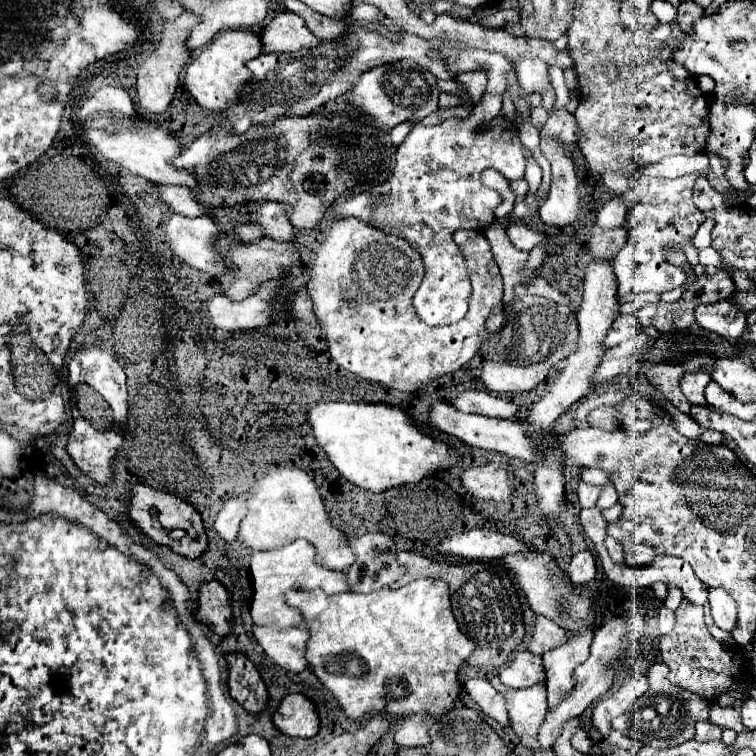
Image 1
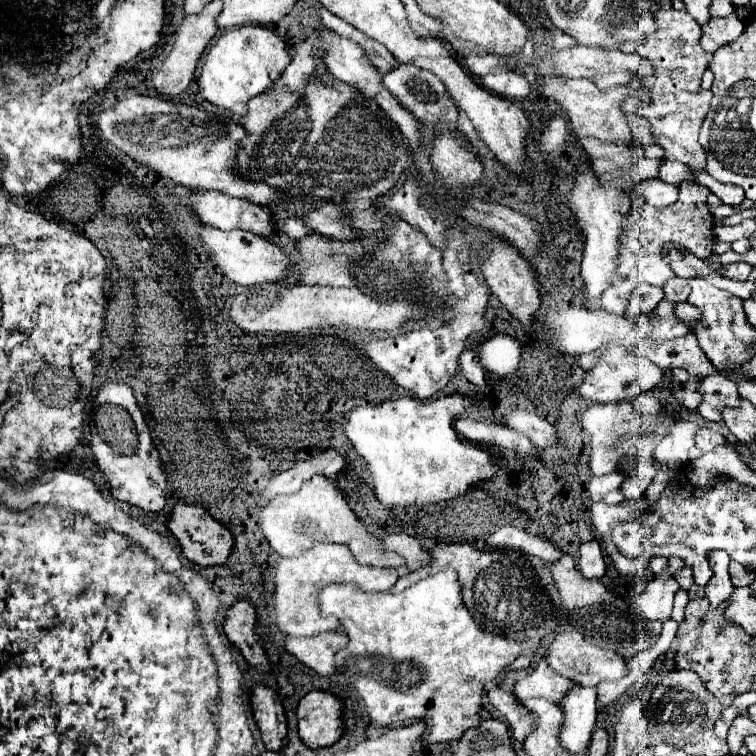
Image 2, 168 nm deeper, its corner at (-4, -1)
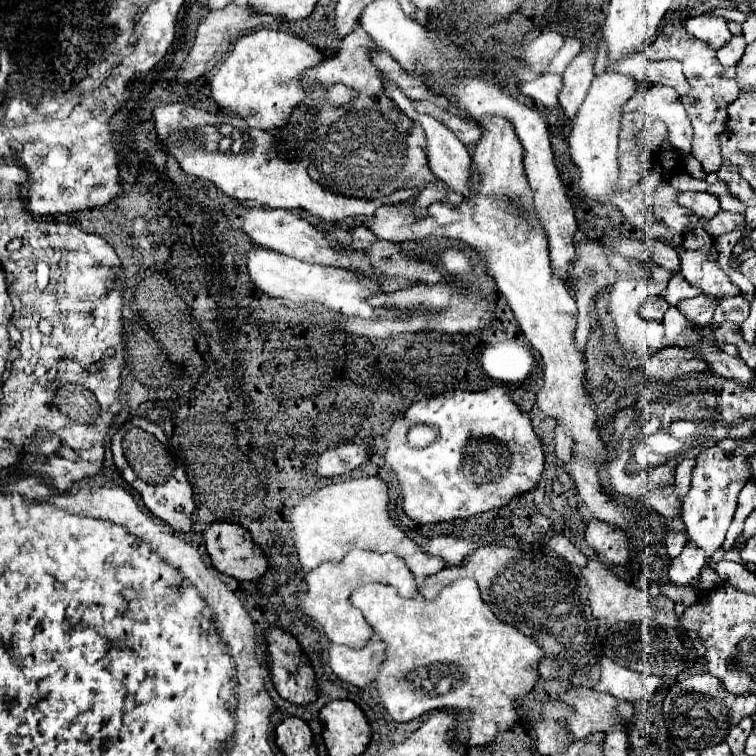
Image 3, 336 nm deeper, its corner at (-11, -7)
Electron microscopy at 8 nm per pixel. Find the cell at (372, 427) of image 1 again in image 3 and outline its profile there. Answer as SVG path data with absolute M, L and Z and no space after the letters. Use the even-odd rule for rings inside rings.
M493 386L483 392L455 390L415 402L405 412L405 416L393 420L391 428L383 434L383 438L385 438L383 460L401 482L403 512L419 524L467 518L477 512L501 508L511 498L535 488L543 472L543 448L537 434L533 432L529 416L523 414L517 408L517 404L513 404L513 400L509 398L509 388L503 386ZM417 424L427 424L437 428L437 438L433 444L425 448L411 448L407 444L407 434Z

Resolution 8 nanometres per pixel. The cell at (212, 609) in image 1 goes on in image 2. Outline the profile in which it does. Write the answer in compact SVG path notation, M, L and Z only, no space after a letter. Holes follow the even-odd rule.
M240 600L228 610L224 632L230 638L230 642L240 648L250 666L258 670L262 668L262 672L270 672L272 664L266 656L264 646L260 644L260 638L256 636L256 622L256 608L250 602Z

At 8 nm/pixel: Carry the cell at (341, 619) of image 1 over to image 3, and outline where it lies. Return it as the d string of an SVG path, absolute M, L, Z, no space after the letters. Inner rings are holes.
M459 578L455 580L453 584L449 584L437 598L433 600L425 600L425 598L401 598L397 596L395 588L391 586L385 586L385 584L367 584L367 586L361 586L359 590L355 590L351 594L351 604L355 608L359 608L363 612L363 618L367 620L367 624L373 628L373 634L377 640L385 642L387 650L385 650L385 662L381 664L379 668L379 674L375 678L375 688L377 688L377 694L381 698L381 704L383 708L387 710L387 714L395 720L395 722L409 722L409 720L415 720L419 716L423 716L425 712L431 712L431 710L449 710L449 712L455 712L459 718L465 718L465 720L459 720L459 724L467 722L467 730L457 730L461 734L461 742L469 744L469 746L485 746L485 744L491 744L495 740L495 736L503 730L509 730L517 720L519 720L519 714L517 714L517 704L515 704L515 698L519 696L525 696L531 692L531 688L535 686L537 682L537 664L539 660L543 658L543 650L537 646L537 642L533 642L529 636L521 634L517 628L509 626L509 624L503 624L499 618L495 618L493 612L489 612L487 604L481 600L481 594L479 594L479 588L477 588L477 582L471 580L471 578Z

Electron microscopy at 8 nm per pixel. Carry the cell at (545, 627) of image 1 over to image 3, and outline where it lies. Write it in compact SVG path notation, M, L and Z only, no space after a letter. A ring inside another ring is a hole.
M601 656L599 668L599 680L593 688L625 702L647 700L661 686L661 678L619 666L605 656Z

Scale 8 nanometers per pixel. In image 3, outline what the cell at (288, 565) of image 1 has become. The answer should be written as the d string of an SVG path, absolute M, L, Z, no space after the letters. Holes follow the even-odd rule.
M359 548L351 550L341 562L323 562L319 568L305 572L303 580L307 584L307 592L299 600L299 610L313 622L321 624L323 634L331 642L345 644L351 648L361 648L373 636L361 612L349 604L349 594L355 588L369 582L383 582L383 584L395 586L397 590L403 590L405 598L417 596L417 582L411 576L409 568L403 564L403 560L399 560L395 554L373 554L369 550L359 550Z

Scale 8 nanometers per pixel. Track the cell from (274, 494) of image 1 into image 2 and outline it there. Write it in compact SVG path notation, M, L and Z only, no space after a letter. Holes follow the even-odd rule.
M314 476L310 482L306 482L298 492L288 494L288 496L278 496L274 498L262 512L260 512L260 528L274 548L276 554L280 556L296 556L304 548L310 548L316 540L328 538L328 542L334 544L346 544L350 546L354 558L360 564L370 564L370 566L404 566L404 558L398 554L386 552L380 546L380 538L362 524L362 520L356 516L352 506L346 502L342 490L338 484L334 484L326 476Z

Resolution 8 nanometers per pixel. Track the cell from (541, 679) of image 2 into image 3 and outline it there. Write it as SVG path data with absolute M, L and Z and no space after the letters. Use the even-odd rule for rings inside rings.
M569 686L563 694L557 696L557 700L573 710L571 718L565 720L573 738L607 732L615 724L627 724L635 712L633 704L619 702L609 694L583 686Z

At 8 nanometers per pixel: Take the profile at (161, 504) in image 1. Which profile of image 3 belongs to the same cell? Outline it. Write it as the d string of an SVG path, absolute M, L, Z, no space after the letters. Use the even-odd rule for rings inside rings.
M211 522L205 526L201 536L203 536L203 542L205 542L213 568L217 568L221 574L227 574L237 580L257 580L267 570L267 560L265 560L263 552L259 550L259 546L255 546L251 534L245 528L241 528L239 524Z

